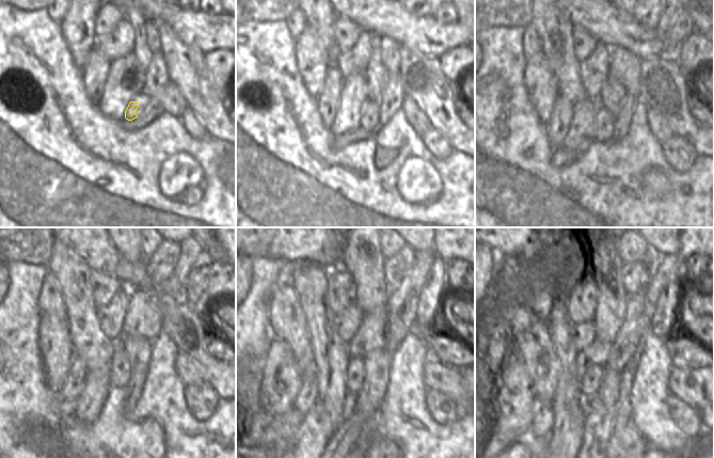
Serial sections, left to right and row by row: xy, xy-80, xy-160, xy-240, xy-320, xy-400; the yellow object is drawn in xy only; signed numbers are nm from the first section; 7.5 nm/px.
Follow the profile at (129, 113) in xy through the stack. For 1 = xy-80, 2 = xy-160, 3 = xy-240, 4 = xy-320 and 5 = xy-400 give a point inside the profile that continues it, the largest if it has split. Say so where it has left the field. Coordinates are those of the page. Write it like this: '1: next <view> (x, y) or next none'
1: next xy-80 (368, 121)
2: next xy-160 (603, 122)
3: next xy-240 (120, 372)
4: next xy-320 (355, 368)
5: next xy-400 (591, 380)

